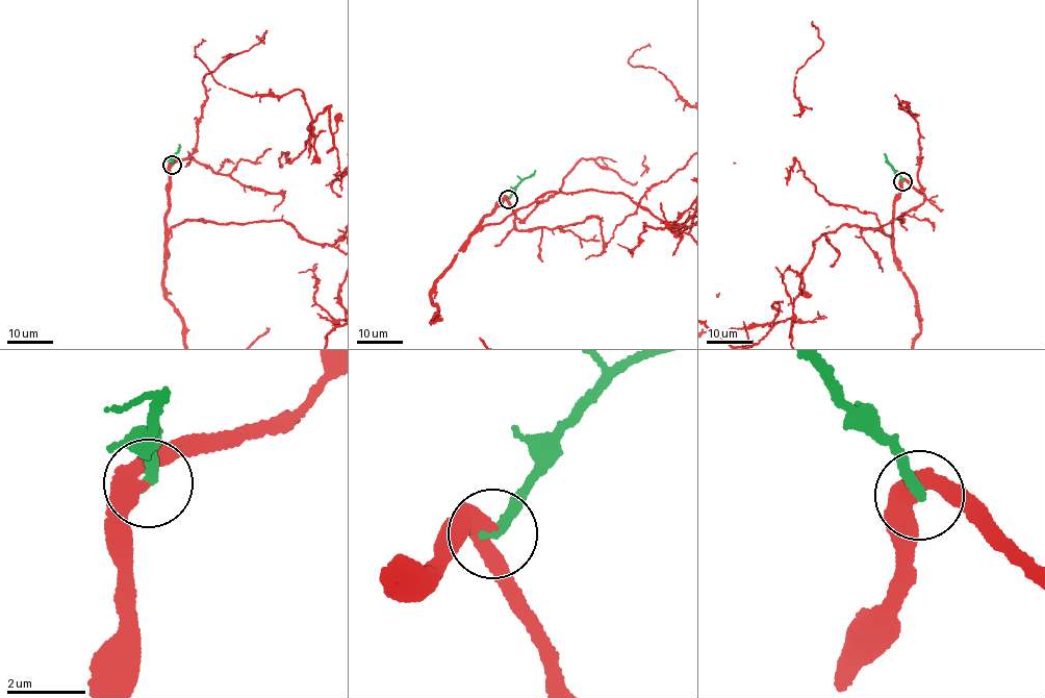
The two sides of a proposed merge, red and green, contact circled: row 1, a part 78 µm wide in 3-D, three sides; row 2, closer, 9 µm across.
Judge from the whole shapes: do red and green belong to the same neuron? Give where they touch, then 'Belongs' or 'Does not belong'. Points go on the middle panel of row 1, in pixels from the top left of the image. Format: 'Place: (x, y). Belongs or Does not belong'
Place: (508, 199). Does not belong

